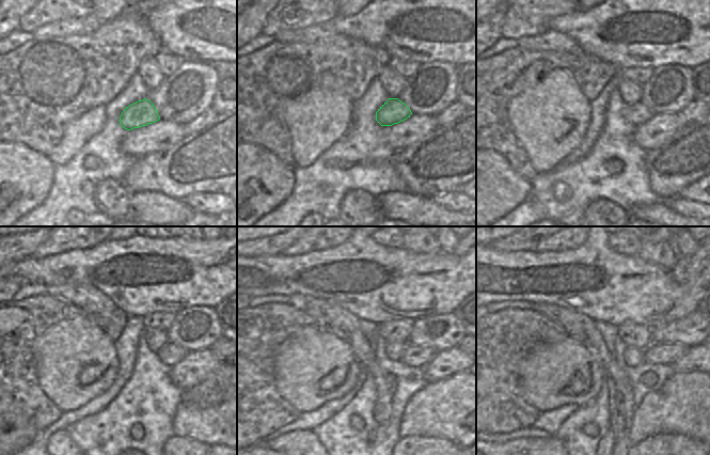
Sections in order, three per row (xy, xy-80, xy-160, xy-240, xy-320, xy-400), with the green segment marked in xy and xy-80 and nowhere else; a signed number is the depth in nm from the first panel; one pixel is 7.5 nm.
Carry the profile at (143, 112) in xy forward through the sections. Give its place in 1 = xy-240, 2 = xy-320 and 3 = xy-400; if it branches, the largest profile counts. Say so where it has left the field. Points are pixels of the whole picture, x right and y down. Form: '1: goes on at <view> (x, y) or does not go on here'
1: goes on at xy-240 (171, 354)
2: goes on at xy-320 (413, 356)
3: goes on at xy-400 (665, 354)

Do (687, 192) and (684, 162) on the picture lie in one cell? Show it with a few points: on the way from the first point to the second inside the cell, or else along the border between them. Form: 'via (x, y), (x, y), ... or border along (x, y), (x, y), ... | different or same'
border along (698, 178), (687, 185), (677, 194) | different

